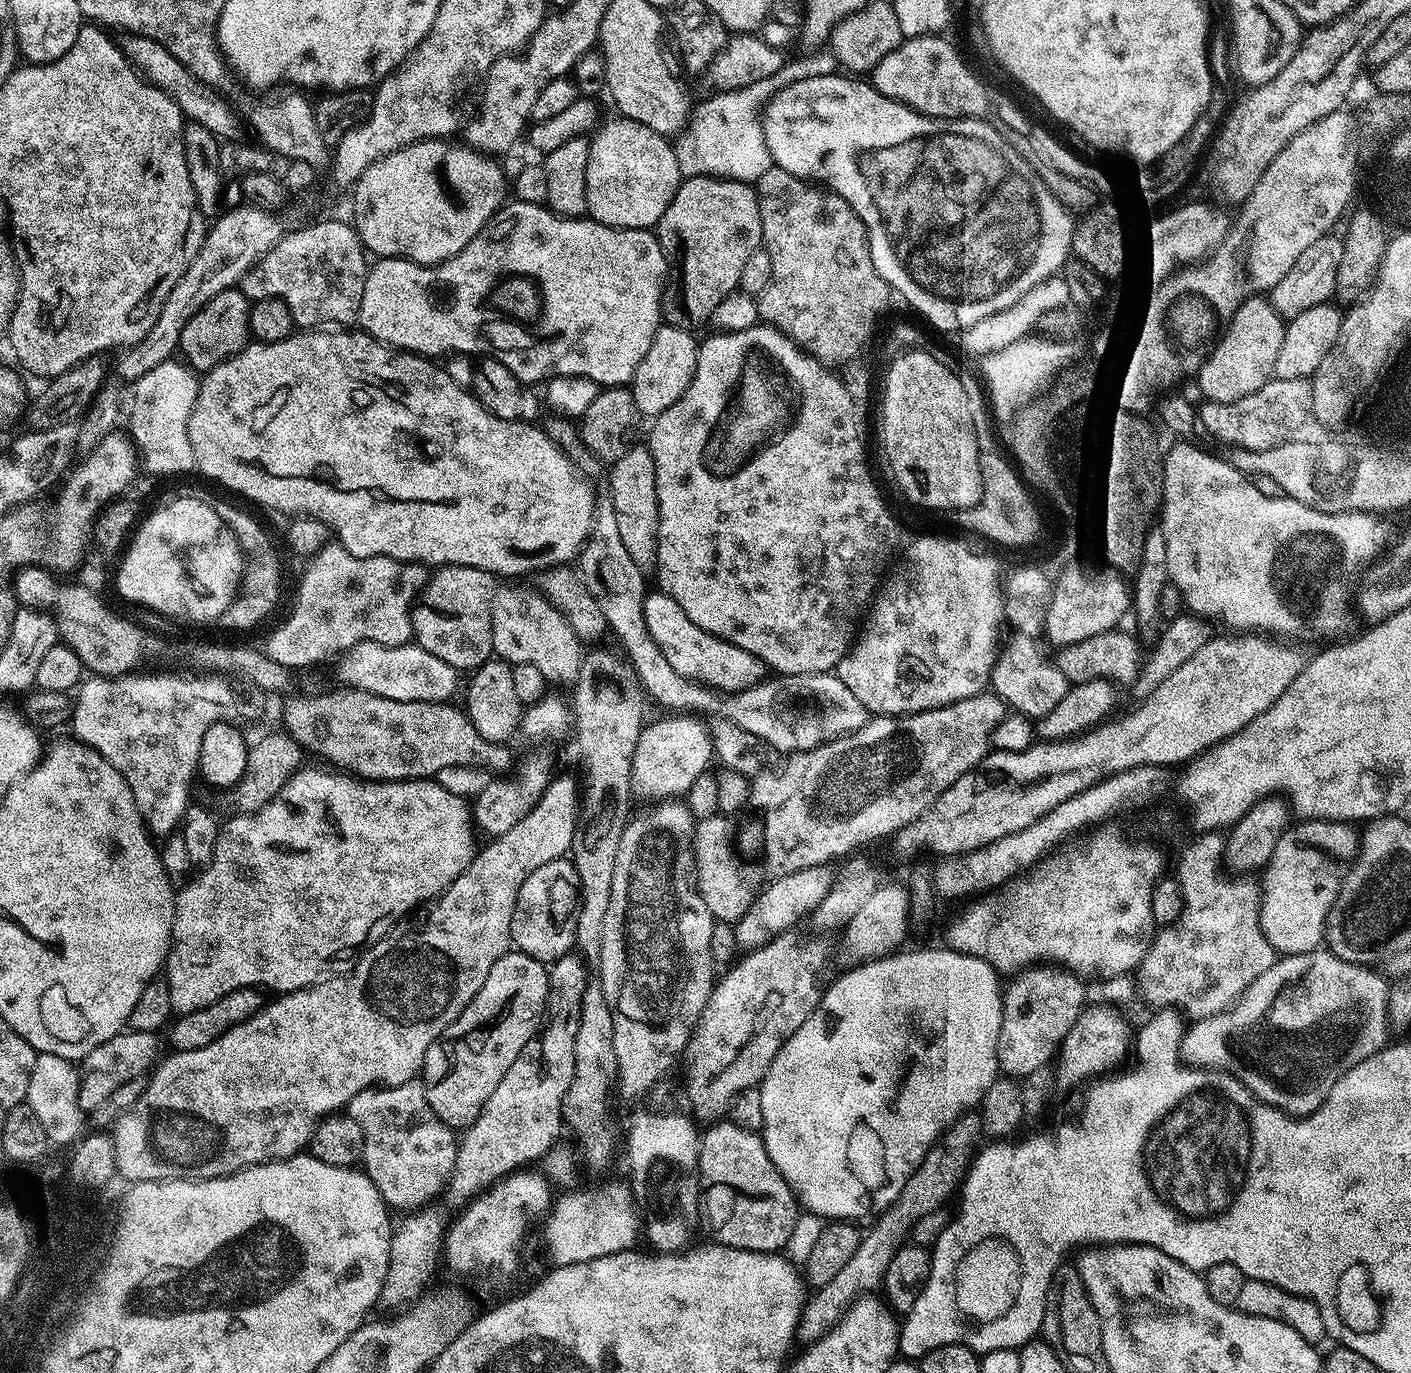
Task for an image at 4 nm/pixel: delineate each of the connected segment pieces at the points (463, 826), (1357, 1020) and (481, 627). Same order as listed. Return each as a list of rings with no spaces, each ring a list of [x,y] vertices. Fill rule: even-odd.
[[[301,767],[296,771],[290,779],[282,786],[282,790],[274,797],[266,806],[262,806],[256,812],[247,814],[233,815],[233,820],[224,820],[220,833],[218,834],[218,842],[214,846],[214,854],[209,864],[203,865],[199,869],[200,872],[191,877],[176,892],[176,913],[174,914],[174,922],[172,923],[172,947],[168,950],[168,959],[166,961],[166,979],[168,982],[168,990],[170,992],[170,1002],[172,1003],[172,1011],[176,1014],[183,1014],[186,1012],[193,1012],[194,1010],[202,1010],[206,1006],[210,1006],[210,1002],[218,1002],[218,998],[222,998],[226,994],[230,994],[239,988],[255,988],[259,986],[261,989],[269,990],[273,988],[273,993],[283,994],[285,992],[297,992],[300,988],[311,988],[313,984],[317,983],[325,975],[324,972],[328,968],[328,963],[331,962],[335,956],[340,956],[343,952],[352,952],[355,948],[359,950],[367,950],[373,944],[385,939],[389,934],[388,931],[407,914],[411,908],[416,908],[419,904],[427,905],[429,902],[435,901],[440,893],[454,883],[455,880],[461,876],[464,871],[470,866],[470,862],[475,858],[478,851],[478,843],[476,844],[477,829],[474,827],[474,812],[471,807],[466,805],[465,797],[458,794],[450,794],[450,790],[446,790],[440,784],[436,783],[435,779],[425,778],[423,780],[361,780],[351,774],[345,774],[340,770],[328,770],[332,772],[323,772],[320,768]]]
[[[1317,950],[1315,952],[1303,952],[1297,956],[1281,955],[1275,964],[1266,970],[1255,980],[1241,996],[1236,999],[1235,1004],[1226,1008],[1223,1012],[1215,1012],[1213,1016],[1201,1016],[1195,1021],[1196,1024],[1187,1029],[1181,1040],[1180,1058],[1187,1067],[1206,1068],[1214,1072],[1229,1072],[1235,1080],[1240,1080],[1251,1090],[1256,1099],[1261,1100],[1263,1104],[1268,1104],[1272,1108],[1279,1108],[1281,1112],[1288,1113],[1293,1118],[1303,1118],[1311,1116],[1322,1106],[1322,1102],[1334,1090],[1334,1082],[1342,1078],[1358,1062],[1370,1058],[1375,1052],[1380,1051],[1389,1043],[1390,1021],[1388,1019],[1388,993],[1390,984],[1383,975],[1376,973],[1371,967],[1365,966],[1360,962],[1353,962],[1351,959],[1343,960],[1338,958],[1332,952],[1327,950]]]
[[[461,564],[440,566],[433,572],[436,573],[427,577],[422,589],[424,604],[417,603],[410,612],[415,643],[452,668],[476,670],[494,656],[492,603],[498,591],[497,577],[481,568]]]

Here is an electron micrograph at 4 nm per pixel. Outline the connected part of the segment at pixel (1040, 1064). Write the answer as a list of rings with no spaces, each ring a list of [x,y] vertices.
[[[1033,966],[1013,980],[1002,996],[1004,1009],[996,1057],[1005,1077],[1025,1078],[1053,1063],[1060,1043],[1086,1006],[1085,981],[1059,966]]]

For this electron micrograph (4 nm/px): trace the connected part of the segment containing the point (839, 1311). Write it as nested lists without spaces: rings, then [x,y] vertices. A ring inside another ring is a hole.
[[[967,1112],[960,1116],[947,1129],[947,1131],[936,1141],[934,1147],[932,1147],[926,1154],[926,1158],[922,1160],[919,1166],[916,1168],[914,1174],[907,1179],[906,1185],[899,1191],[898,1198],[888,1208],[885,1208],[883,1212],[879,1213],[879,1216],[875,1219],[876,1224],[863,1235],[863,1240],[858,1246],[852,1259],[848,1261],[843,1270],[837,1274],[832,1282],[819,1287],[812,1295],[807,1299],[804,1306],[804,1313],[800,1316],[800,1324],[797,1328],[797,1339],[804,1343],[809,1344],[815,1340],[820,1340],[821,1337],[828,1332],[828,1330],[836,1323],[837,1320],[843,1316],[843,1311],[847,1308],[857,1296],[872,1292],[885,1281],[885,1275],[894,1257],[896,1257],[897,1250],[902,1247],[902,1243],[905,1238],[911,1233],[916,1222],[930,1214],[930,1212],[936,1211],[945,1207],[948,1204],[950,1196],[959,1189],[959,1186],[963,1183],[964,1177],[967,1176],[967,1171],[971,1168],[972,1162],[975,1159],[975,1154],[978,1150],[980,1142],[978,1142],[979,1136],[983,1135],[983,1128],[981,1126],[981,1120],[977,1113]]]

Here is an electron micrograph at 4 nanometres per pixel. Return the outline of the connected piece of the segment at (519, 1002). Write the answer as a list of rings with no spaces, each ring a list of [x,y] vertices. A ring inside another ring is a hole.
[[[519,950],[498,958],[486,982],[440,1039],[426,1050],[422,1083],[430,1110],[453,1130],[466,1130],[494,1094],[514,1058],[536,1039],[546,1020],[548,968]]]

